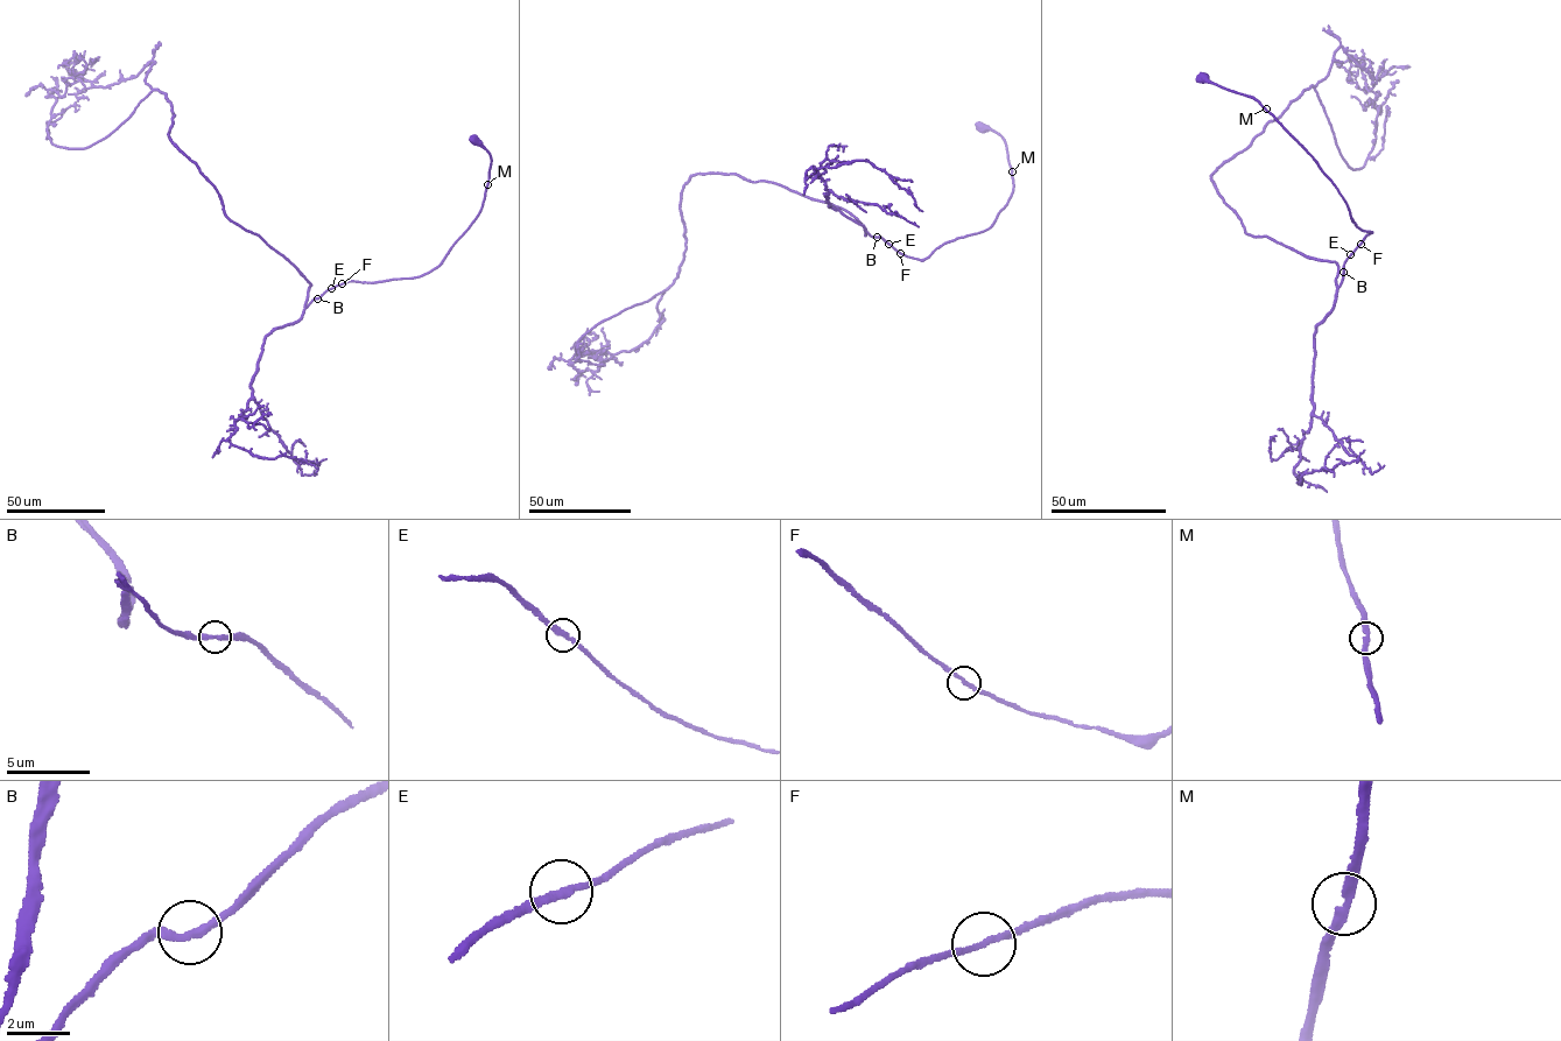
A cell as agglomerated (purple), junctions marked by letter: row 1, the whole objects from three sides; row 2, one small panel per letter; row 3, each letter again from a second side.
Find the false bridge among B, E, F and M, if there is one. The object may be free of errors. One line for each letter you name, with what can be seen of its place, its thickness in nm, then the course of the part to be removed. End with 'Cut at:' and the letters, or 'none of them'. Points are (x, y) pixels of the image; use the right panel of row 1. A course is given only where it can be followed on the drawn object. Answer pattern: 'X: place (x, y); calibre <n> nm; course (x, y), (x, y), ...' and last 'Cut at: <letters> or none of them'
Cut at: none of them

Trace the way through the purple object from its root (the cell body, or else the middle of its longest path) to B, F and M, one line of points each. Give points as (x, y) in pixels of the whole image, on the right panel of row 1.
B: (1203, 78), (1250, 96), (1268, 111), (1333, 183), (1356, 226), (1371, 232), (1348, 258), (1343, 272)
F: (1203, 78), (1252, 97), (1302, 146), (1342, 197), (1352, 222), (1371, 232), (1361, 244)
M: (1203, 78), (1250, 96), (1266, 108)

